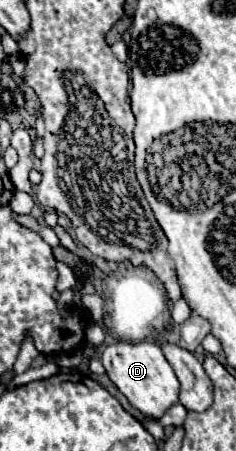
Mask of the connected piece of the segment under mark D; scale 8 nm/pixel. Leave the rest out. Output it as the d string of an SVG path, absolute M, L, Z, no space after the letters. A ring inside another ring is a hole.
M116 342L104 348L102 352L102 366L106 368L108 378L118 386L118 390L128 398L128 402L138 408L142 414L148 416L162 416L172 404L178 402L178 380L170 366L170 362L164 358L158 344L152 342Z

